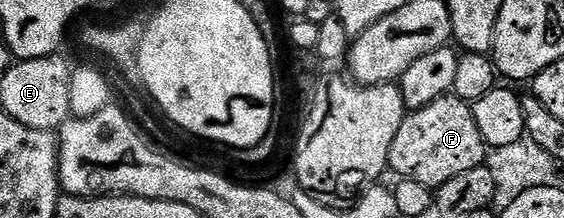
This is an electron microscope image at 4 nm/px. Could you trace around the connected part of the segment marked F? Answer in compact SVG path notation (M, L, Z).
M453 93L426 105L426 109L405 114L394 145L390 145L388 166L391 174L400 179L418 181L435 189L462 173L470 173L470 169L485 166L484 154L482 133L478 133L471 106Z

